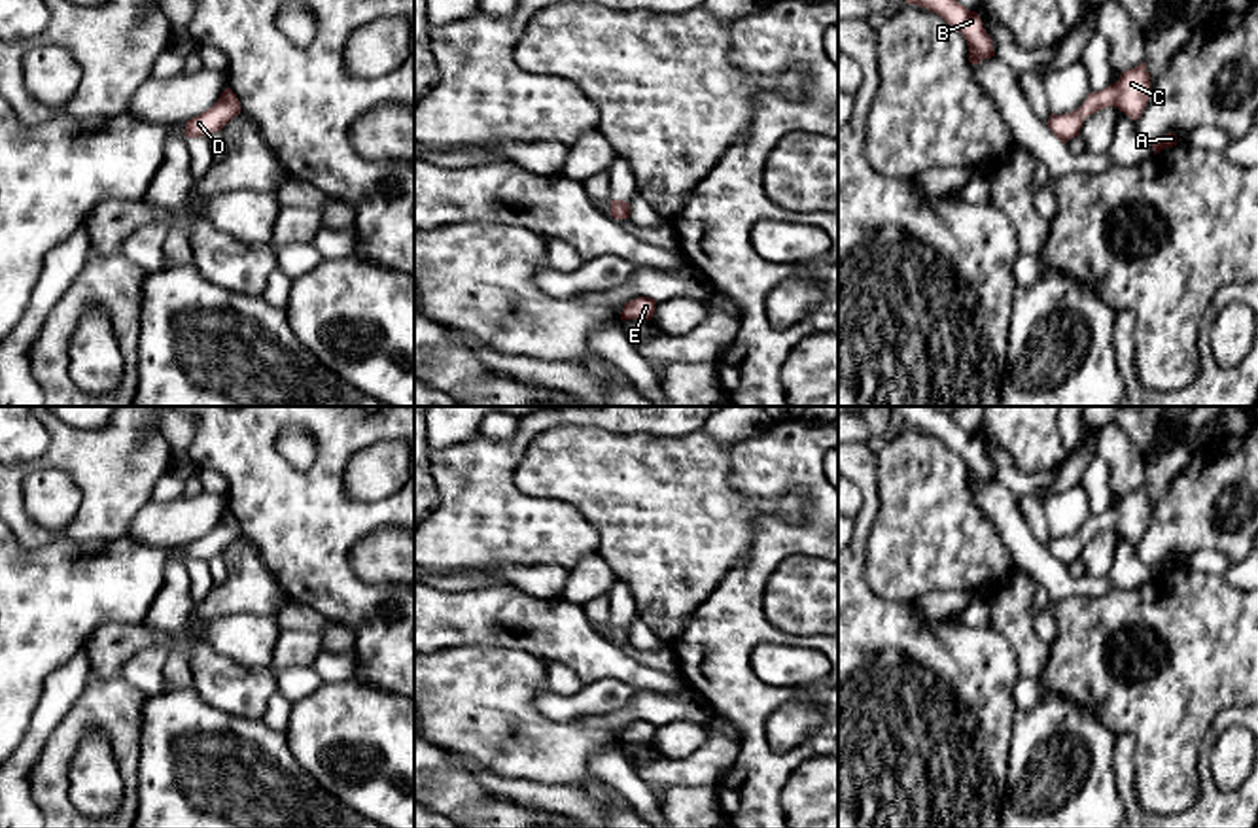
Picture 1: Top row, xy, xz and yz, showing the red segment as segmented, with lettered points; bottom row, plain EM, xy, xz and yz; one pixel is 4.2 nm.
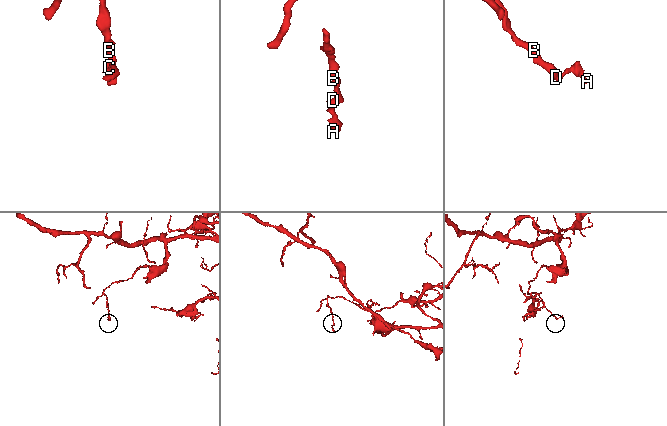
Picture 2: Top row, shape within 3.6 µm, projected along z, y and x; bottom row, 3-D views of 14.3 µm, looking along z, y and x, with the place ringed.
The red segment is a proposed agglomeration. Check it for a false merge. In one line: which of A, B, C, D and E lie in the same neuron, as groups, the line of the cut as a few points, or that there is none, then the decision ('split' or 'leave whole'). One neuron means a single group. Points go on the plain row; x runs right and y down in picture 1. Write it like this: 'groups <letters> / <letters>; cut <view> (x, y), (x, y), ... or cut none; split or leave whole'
groups A B C D E; cut none; leave whole

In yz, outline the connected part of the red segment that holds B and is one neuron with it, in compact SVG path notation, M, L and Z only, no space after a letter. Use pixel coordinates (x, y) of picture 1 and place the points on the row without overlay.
M933 406L891 408L902 414L906 427L916 427L940 439L950 450L961 456L969 469L970 488L980 488L984 482L995 480L993 465L980 439L961 429L952 414L938 412Z

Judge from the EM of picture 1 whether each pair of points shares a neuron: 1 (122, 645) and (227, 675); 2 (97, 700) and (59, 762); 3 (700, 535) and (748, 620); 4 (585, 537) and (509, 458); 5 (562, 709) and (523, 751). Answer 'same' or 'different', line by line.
1: same
2: same
3: different
4: same
5: different

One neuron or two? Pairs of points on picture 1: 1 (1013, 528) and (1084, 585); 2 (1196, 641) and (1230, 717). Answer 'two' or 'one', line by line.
1: one
2: two

